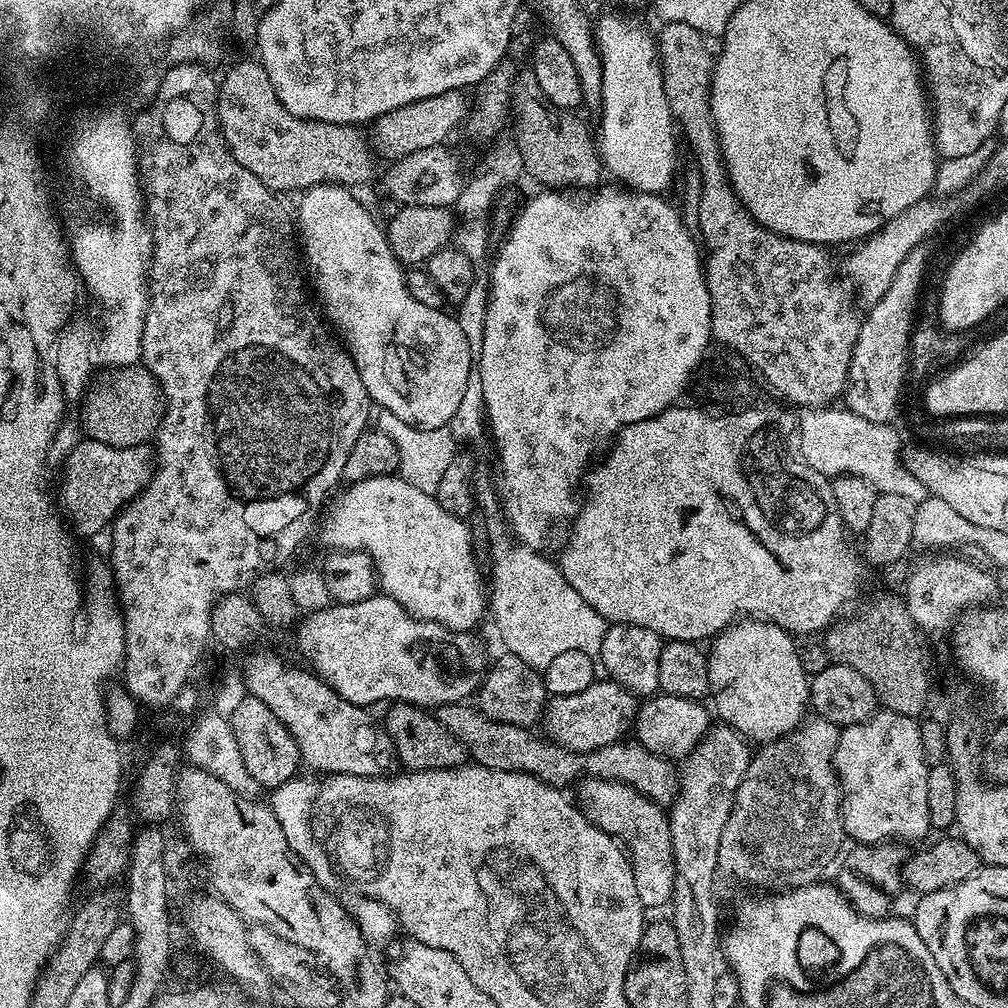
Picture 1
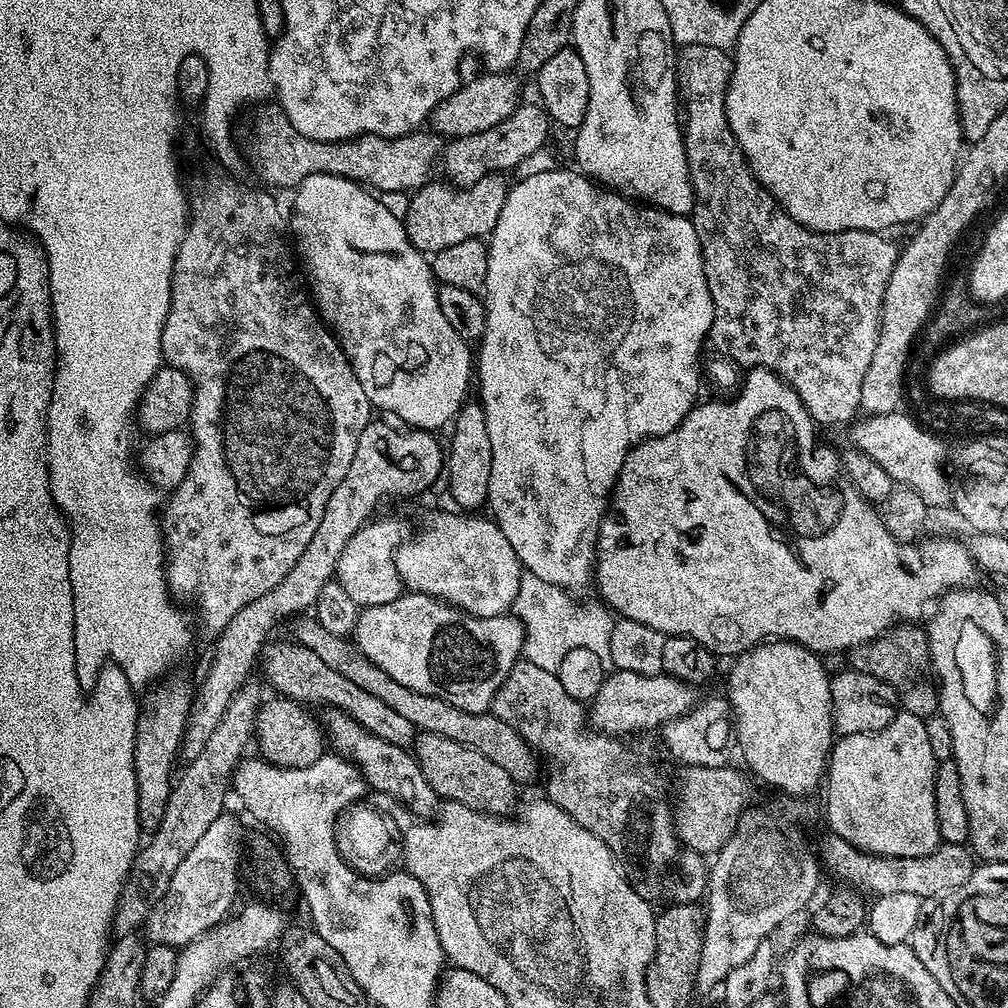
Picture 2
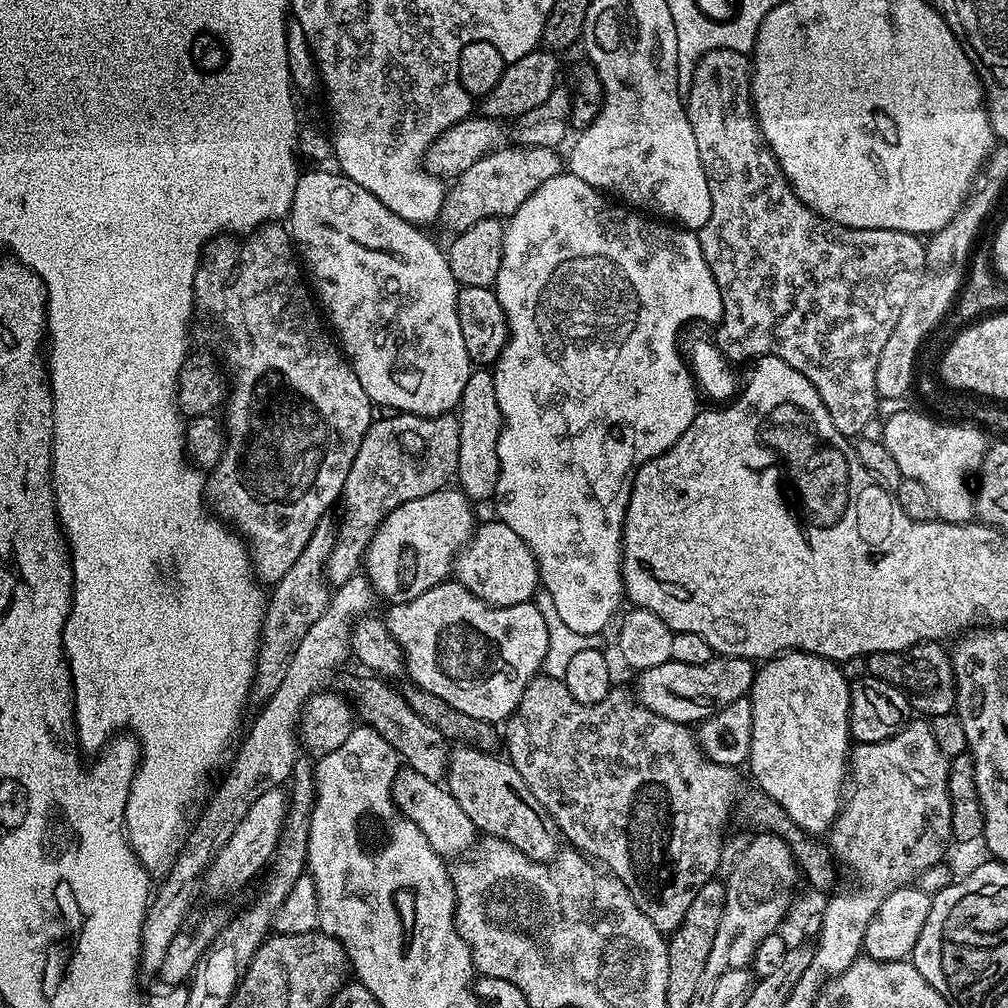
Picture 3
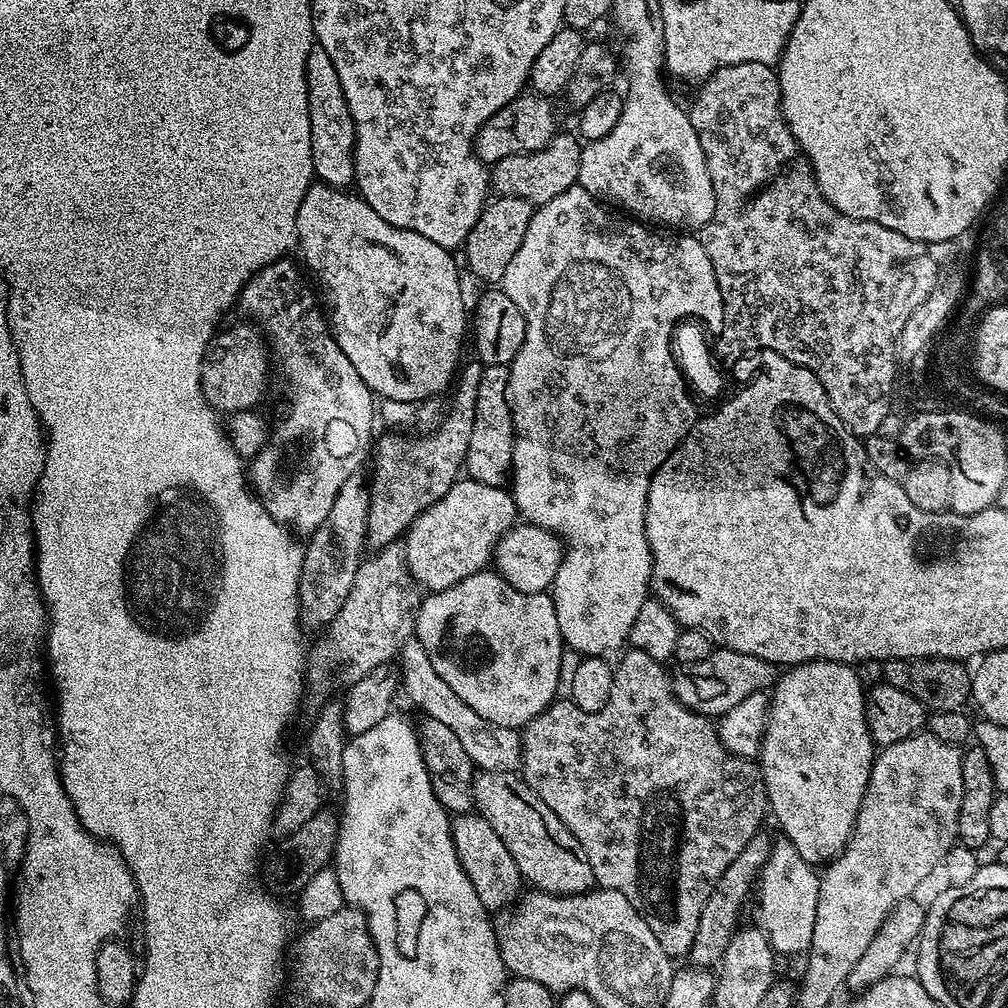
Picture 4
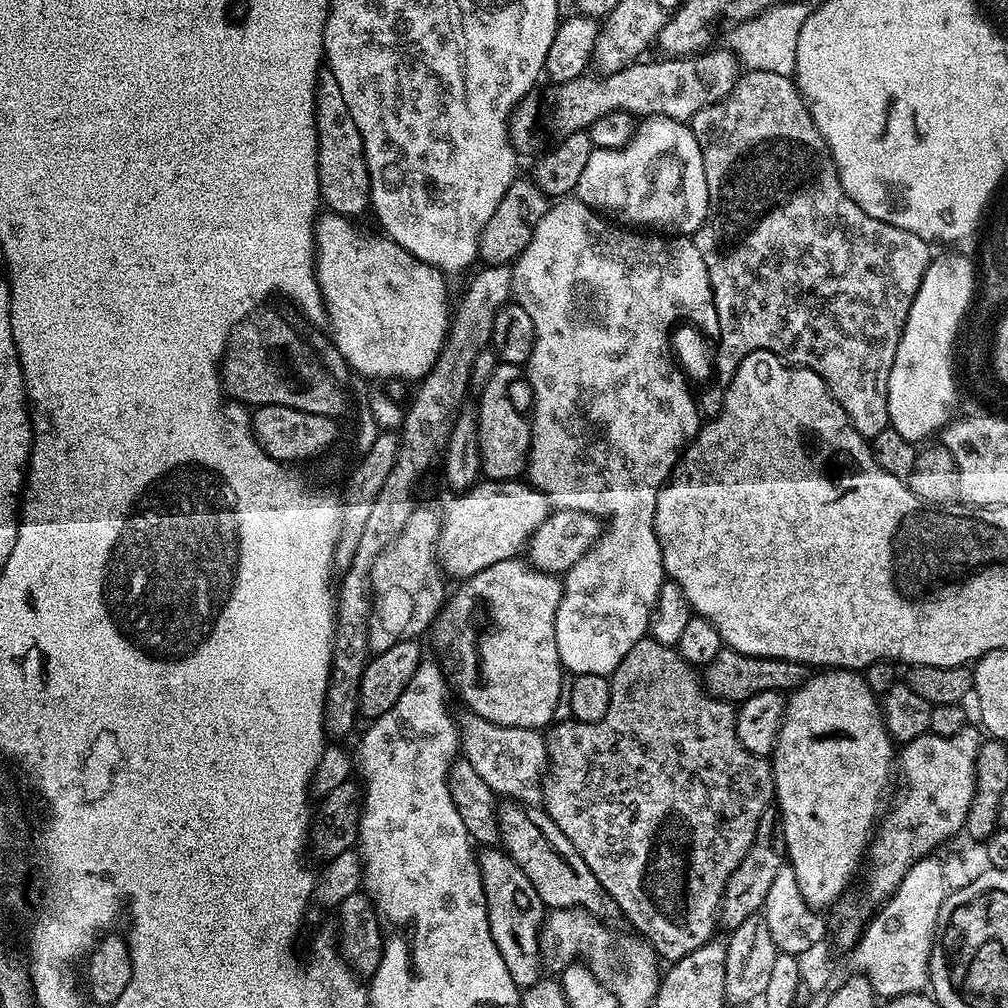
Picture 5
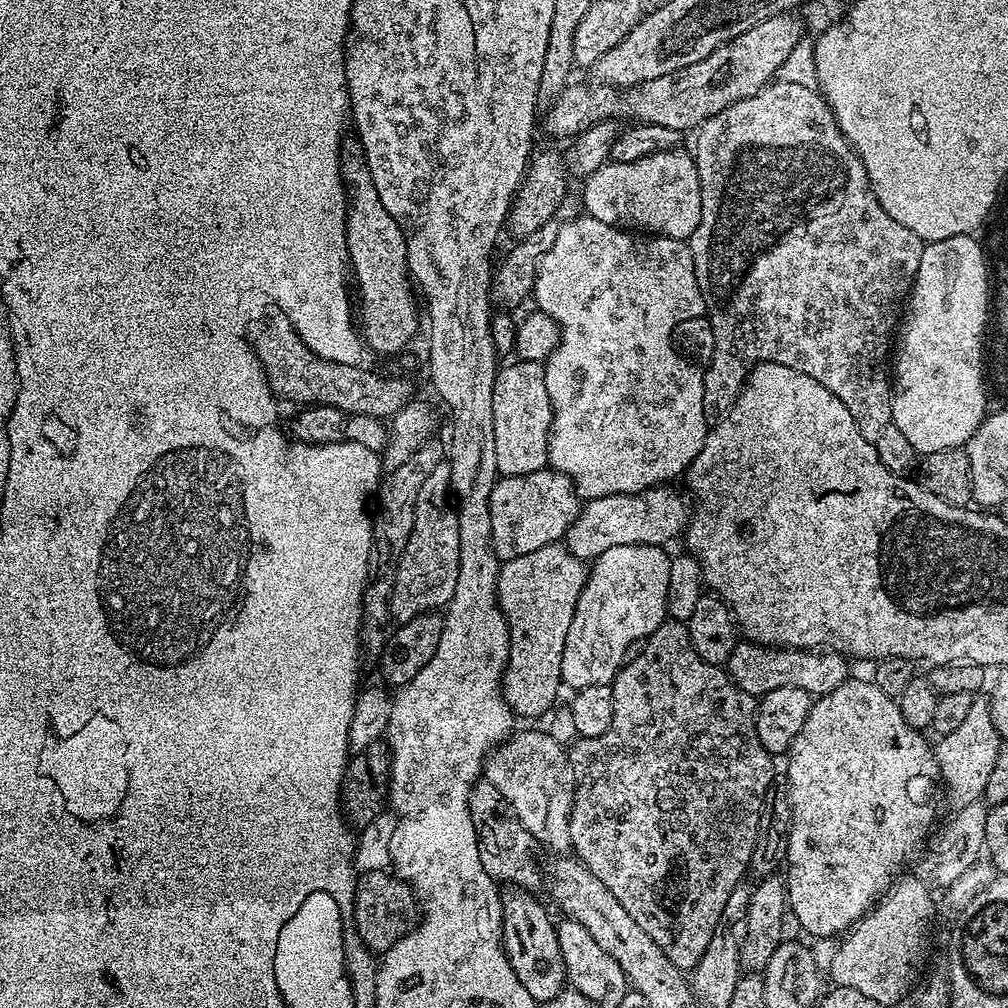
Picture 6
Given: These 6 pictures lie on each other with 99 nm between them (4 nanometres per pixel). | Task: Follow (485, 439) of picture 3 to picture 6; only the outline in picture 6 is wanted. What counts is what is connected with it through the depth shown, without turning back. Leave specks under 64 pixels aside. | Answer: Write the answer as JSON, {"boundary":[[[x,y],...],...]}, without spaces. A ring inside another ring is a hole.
{"boundary":[[[517,359],[516,364],[508,364],[499,369],[494,382],[494,462],[496,470],[500,476],[517,476],[518,474],[534,474],[542,470],[548,464],[548,435],[551,432],[552,406],[550,395],[546,390],[546,380],[544,378],[545,365],[541,362],[530,362],[529,360]]]}

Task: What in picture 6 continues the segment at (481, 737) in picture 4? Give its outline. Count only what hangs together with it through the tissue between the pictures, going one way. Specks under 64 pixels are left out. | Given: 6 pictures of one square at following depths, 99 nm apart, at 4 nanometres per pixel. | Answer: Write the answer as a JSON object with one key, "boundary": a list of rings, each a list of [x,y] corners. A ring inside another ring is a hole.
{"boundary":[[[513,731],[504,743],[488,753],[488,759],[484,761],[482,776],[490,782],[490,786],[497,788],[498,794],[502,794],[506,802],[510,802],[514,814],[518,814],[518,822],[522,822],[522,826],[530,830],[537,845],[544,847],[545,844],[546,847],[553,848],[556,854],[564,854],[571,849],[570,814],[576,799],[576,779],[568,761],[565,745],[560,745],[554,737],[547,736],[544,732]]]}

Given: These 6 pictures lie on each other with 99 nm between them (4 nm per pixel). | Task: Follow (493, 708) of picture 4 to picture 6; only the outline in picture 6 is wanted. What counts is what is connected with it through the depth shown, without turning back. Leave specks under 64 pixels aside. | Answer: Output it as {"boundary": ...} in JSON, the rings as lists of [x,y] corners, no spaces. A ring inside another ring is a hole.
{"boundary":[[[563,543],[547,544],[522,558],[505,560],[496,579],[498,607],[510,617],[504,701],[520,716],[540,716],[552,708],[562,689],[564,649],[578,616],[578,598],[588,580],[585,561],[574,558]]]}

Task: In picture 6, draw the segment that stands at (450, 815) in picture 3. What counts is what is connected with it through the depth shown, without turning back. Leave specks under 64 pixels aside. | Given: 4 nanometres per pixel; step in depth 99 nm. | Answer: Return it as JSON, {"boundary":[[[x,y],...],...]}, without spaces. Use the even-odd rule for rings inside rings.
{"boundary":[[[508,886],[500,893],[502,902],[502,942],[504,953],[514,966],[518,982],[530,993],[537,1005],[550,1002],[550,998],[560,995],[566,987],[568,975],[562,962],[562,950],[558,946],[556,924],[548,917],[548,912],[535,900],[526,888]]]}

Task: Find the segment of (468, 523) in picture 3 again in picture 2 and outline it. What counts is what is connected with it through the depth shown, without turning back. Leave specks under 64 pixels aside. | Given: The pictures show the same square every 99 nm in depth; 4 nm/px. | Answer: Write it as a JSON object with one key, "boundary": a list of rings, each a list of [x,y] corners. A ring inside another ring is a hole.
{"boundary":[[[388,516],[385,520],[373,519],[357,530],[343,547],[338,558],[334,579],[341,584],[343,590],[361,609],[370,606],[382,606],[386,602],[394,602],[405,591],[396,569],[396,550],[409,539],[410,531],[400,520]]]}

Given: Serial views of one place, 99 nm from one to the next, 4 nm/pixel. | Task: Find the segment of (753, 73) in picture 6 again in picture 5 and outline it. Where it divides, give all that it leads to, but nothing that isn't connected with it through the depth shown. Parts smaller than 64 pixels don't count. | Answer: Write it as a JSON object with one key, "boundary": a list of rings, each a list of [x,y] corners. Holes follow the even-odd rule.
{"boundary":[[[724,48],[679,58],[659,58],[649,64],[635,62],[616,73],[585,74],[570,82],[552,84],[541,94],[537,108],[523,112],[523,107],[517,106],[512,112],[508,120],[512,147],[523,149],[527,136],[540,144],[548,144],[544,146],[555,145],[570,134],[585,131],[595,120],[602,118],[602,114],[611,112],[628,112],[637,118],[665,116],[671,120],[691,121],[698,110],[726,98],[742,75],[736,53]]]}

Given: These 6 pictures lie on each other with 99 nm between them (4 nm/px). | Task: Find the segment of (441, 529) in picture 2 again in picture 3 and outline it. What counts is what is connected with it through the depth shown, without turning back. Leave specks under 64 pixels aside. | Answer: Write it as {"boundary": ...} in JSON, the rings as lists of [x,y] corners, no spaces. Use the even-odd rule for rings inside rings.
{"boundary":[[[497,518],[491,520],[489,524],[481,523],[473,531],[464,549],[456,556],[454,579],[493,608],[527,604],[541,587],[535,555],[510,526]]]}

